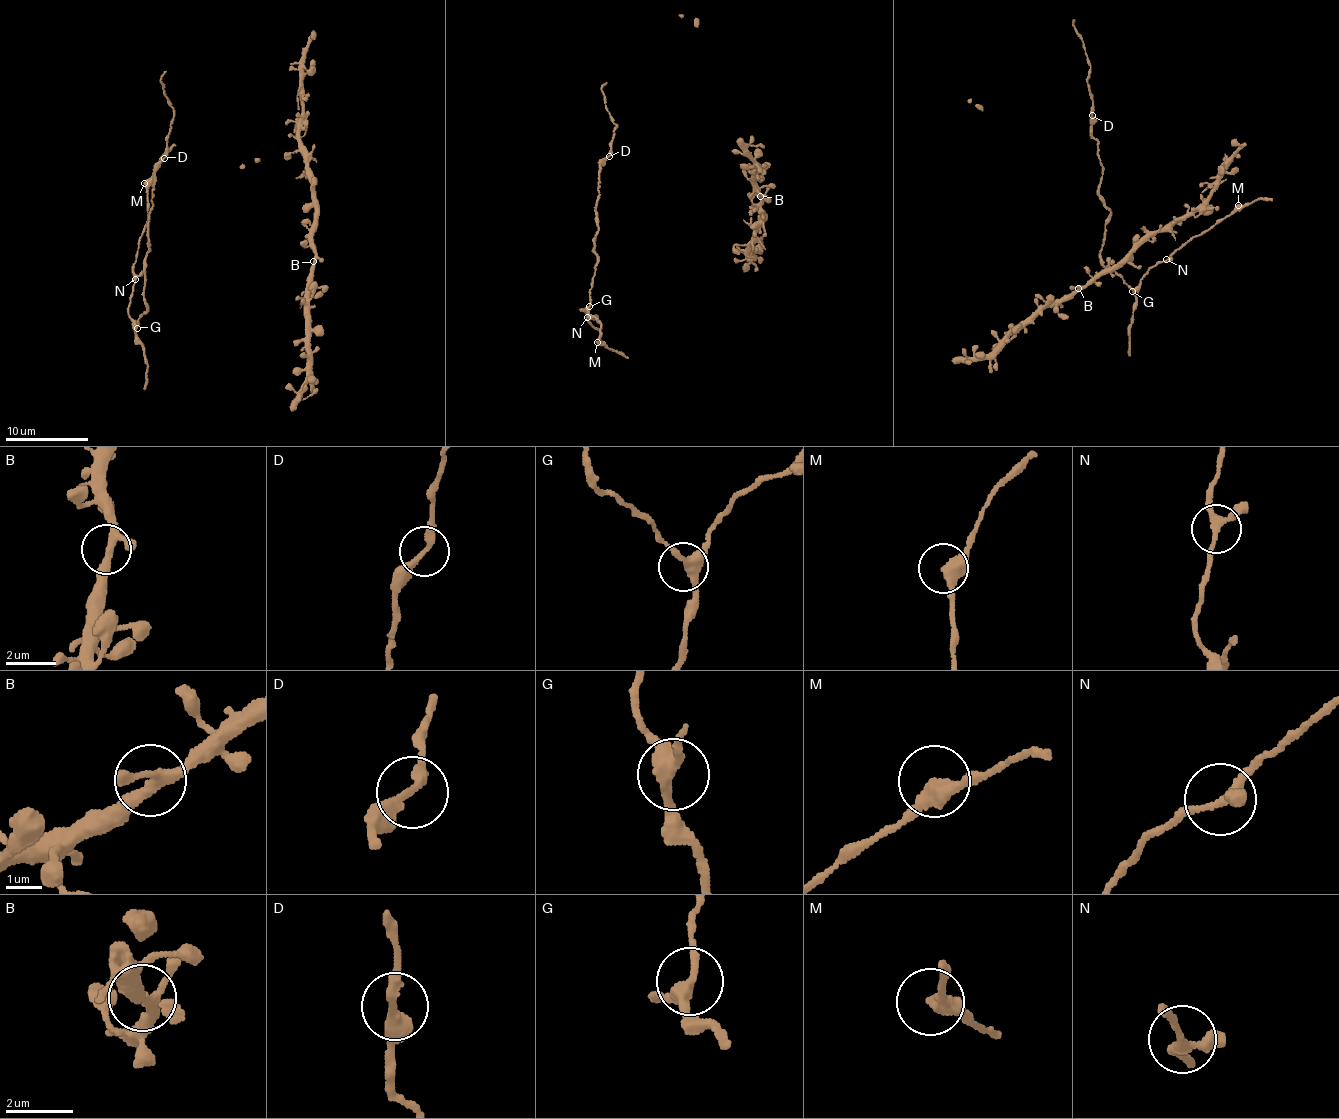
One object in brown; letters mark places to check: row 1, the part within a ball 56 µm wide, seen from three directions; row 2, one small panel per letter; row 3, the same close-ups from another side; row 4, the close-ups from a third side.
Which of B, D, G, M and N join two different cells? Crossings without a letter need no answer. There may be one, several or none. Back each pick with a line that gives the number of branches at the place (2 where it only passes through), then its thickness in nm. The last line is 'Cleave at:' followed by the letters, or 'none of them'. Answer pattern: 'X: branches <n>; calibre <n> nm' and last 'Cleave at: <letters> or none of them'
Cleave at: none of them

